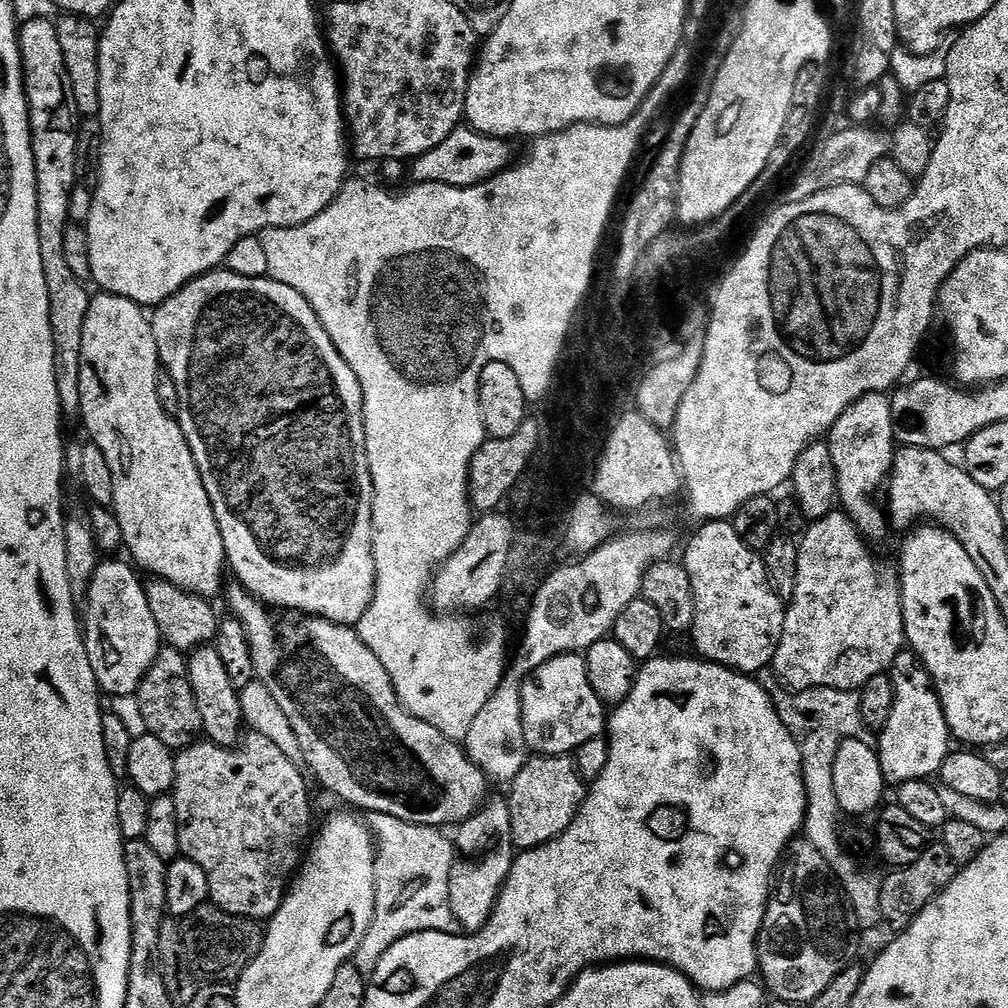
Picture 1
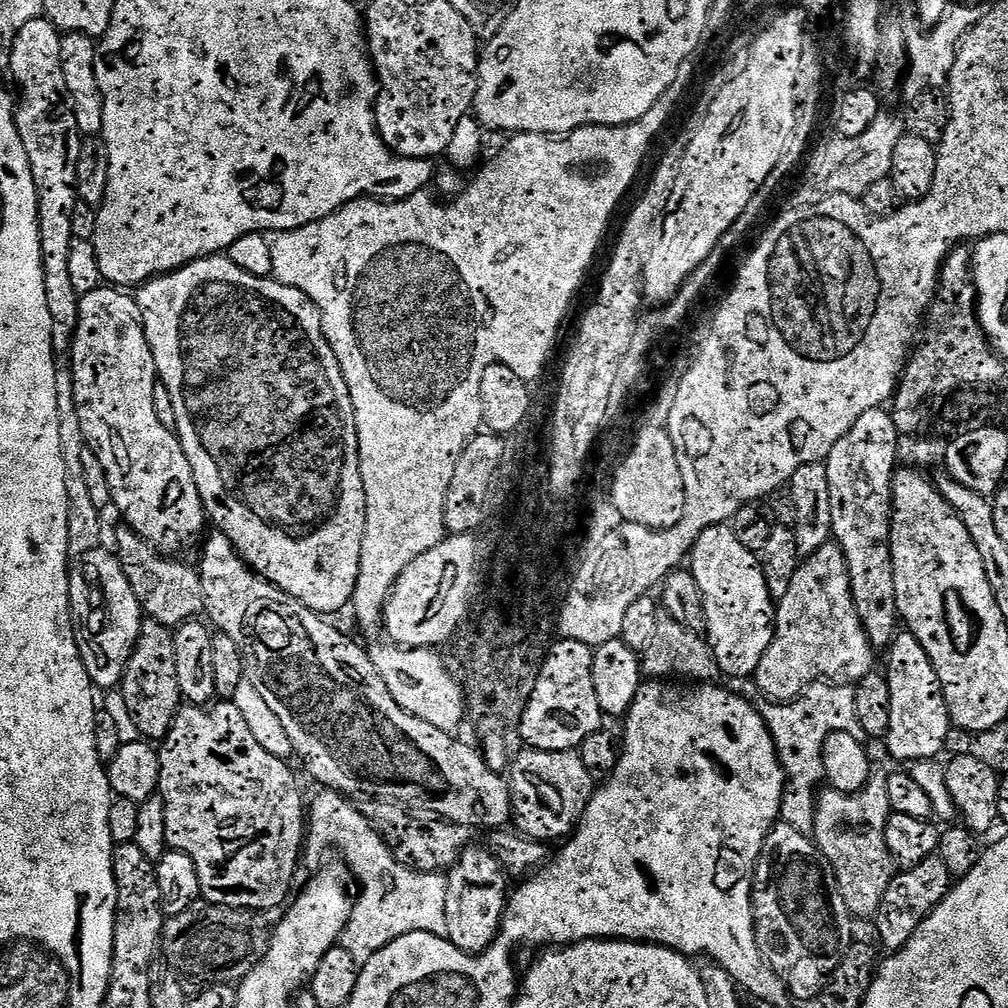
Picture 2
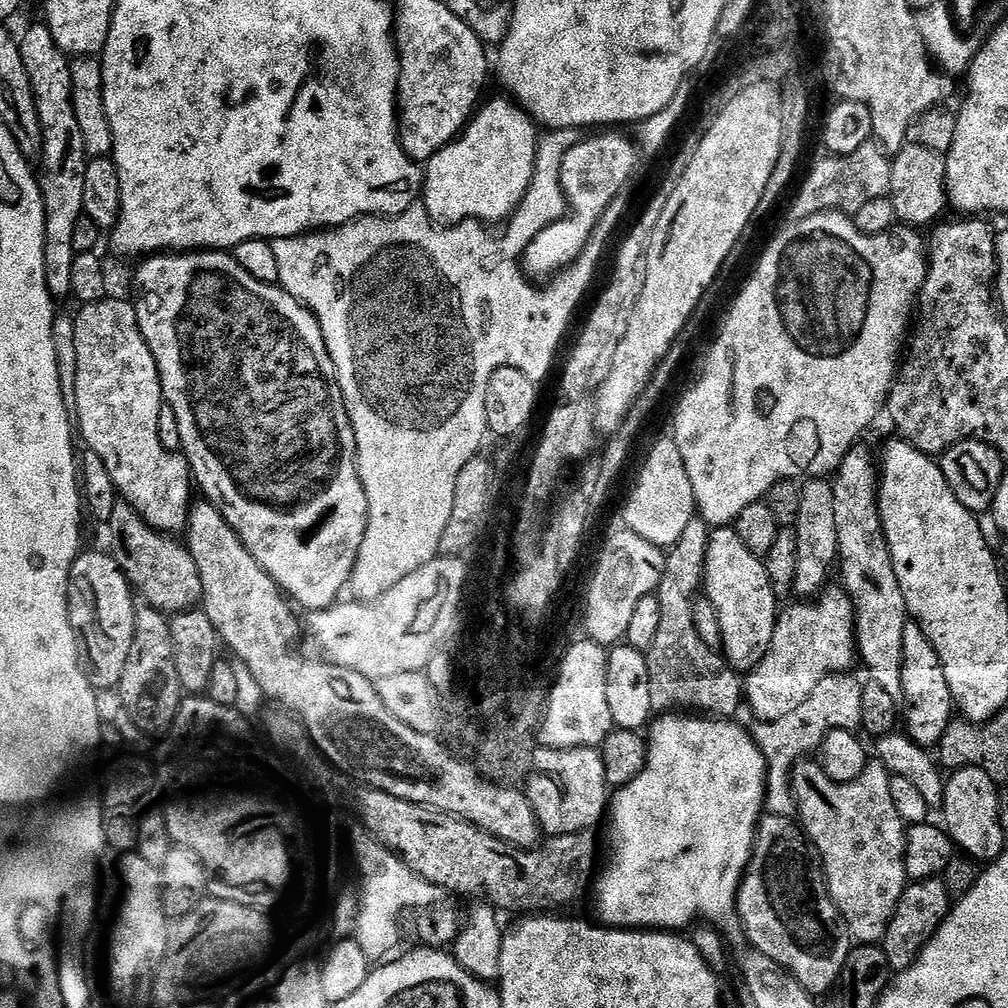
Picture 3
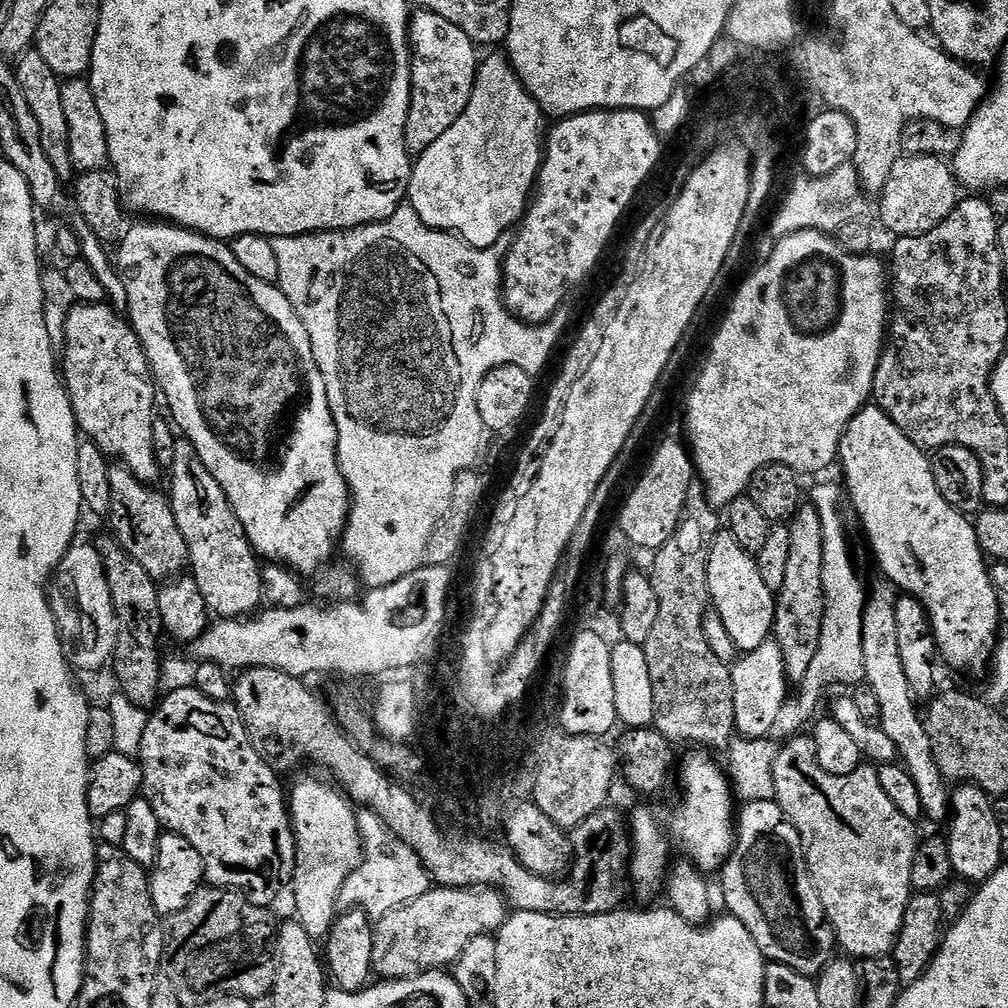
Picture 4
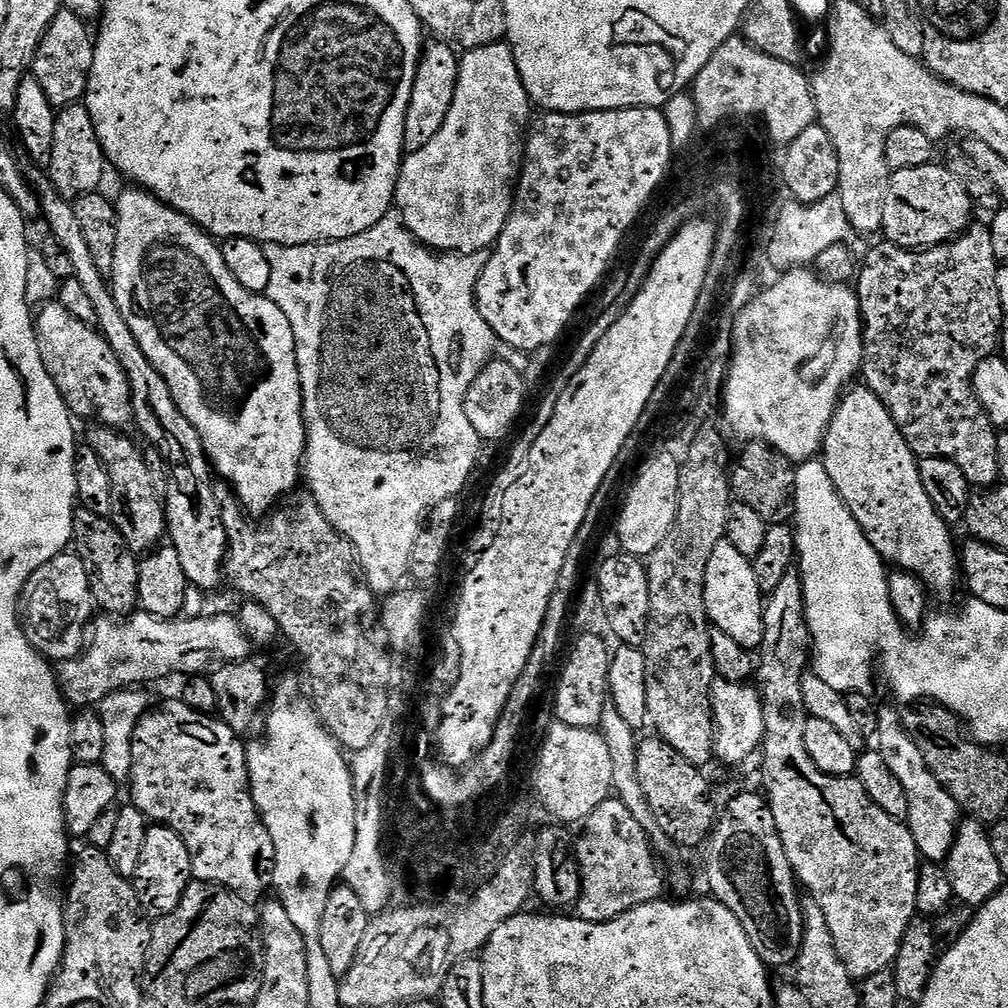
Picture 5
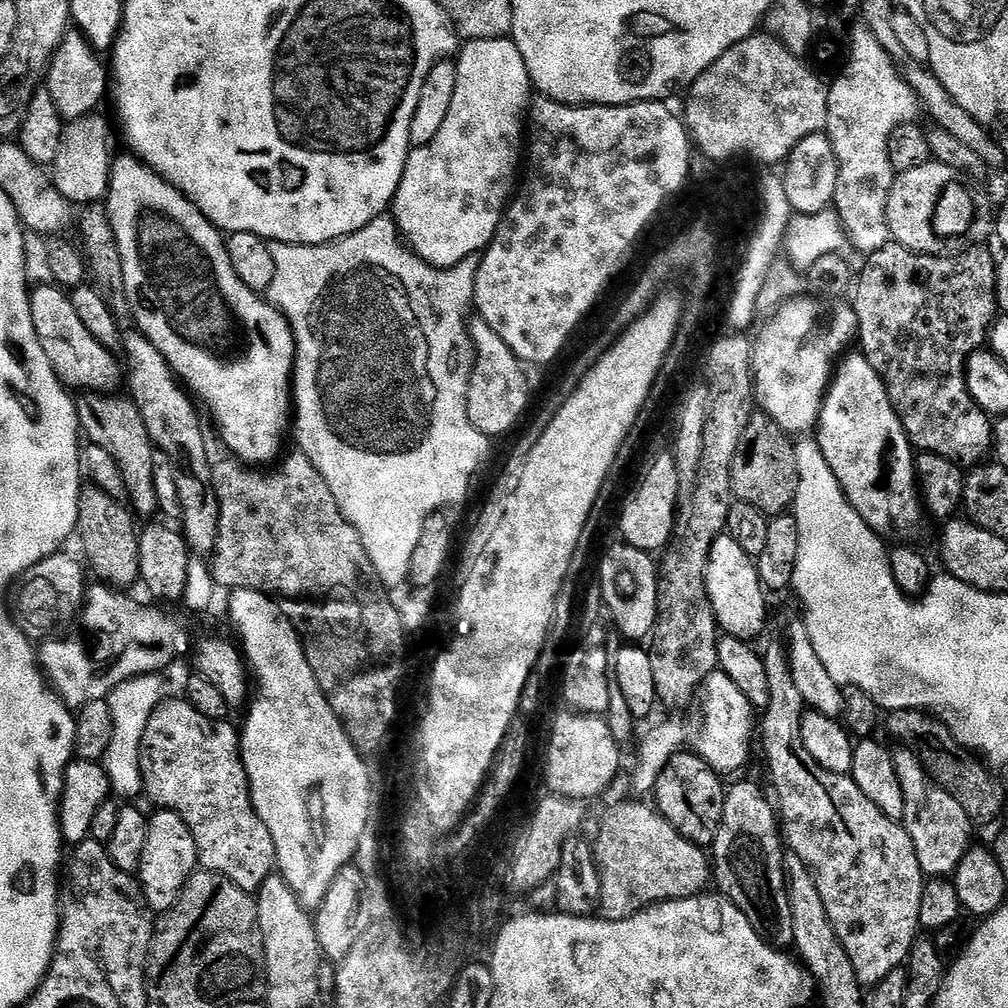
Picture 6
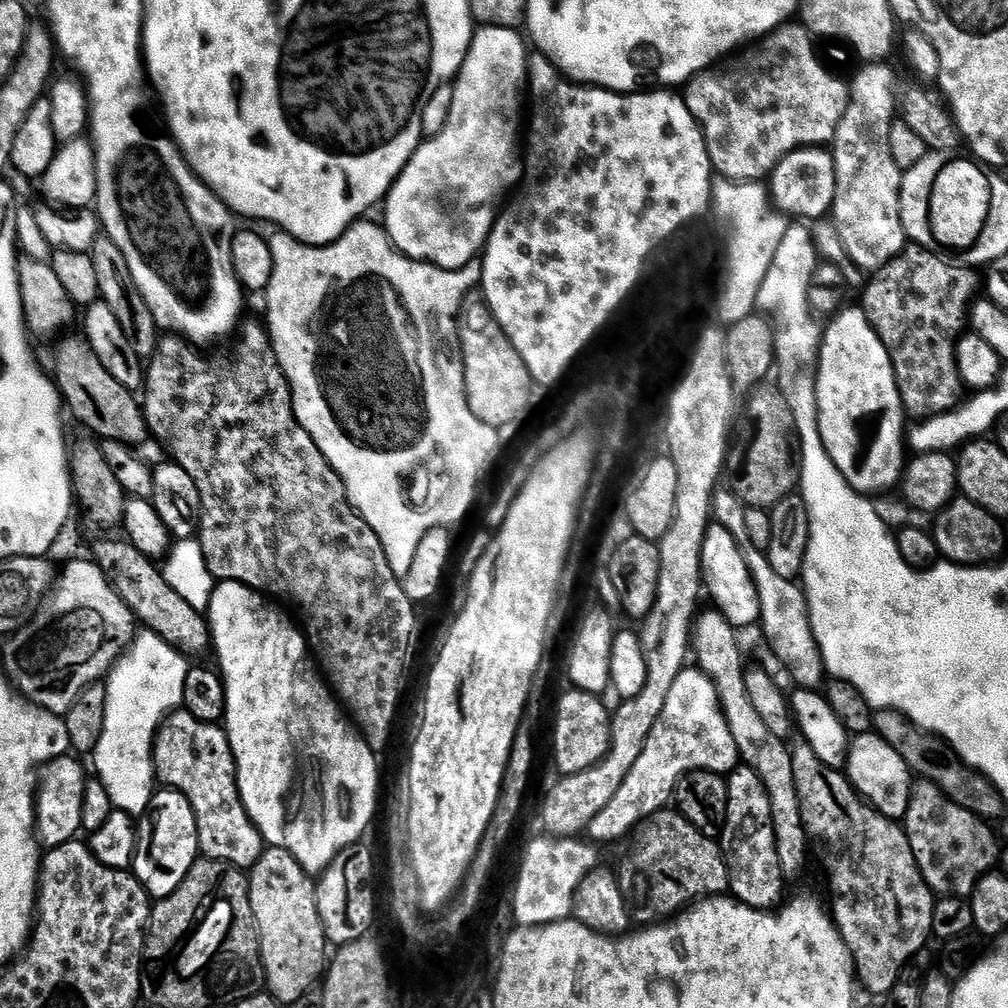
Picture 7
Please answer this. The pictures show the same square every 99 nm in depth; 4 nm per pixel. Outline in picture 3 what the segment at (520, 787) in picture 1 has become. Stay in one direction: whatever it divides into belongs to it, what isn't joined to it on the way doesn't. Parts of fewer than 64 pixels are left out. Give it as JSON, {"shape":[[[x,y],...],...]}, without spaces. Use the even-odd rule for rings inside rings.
{"shape":[[[543,746],[537,747],[532,752],[532,766],[528,770],[528,779],[526,781],[526,795],[529,802],[529,806],[532,808],[532,812],[537,816],[537,822],[540,824],[541,829],[549,837],[553,836],[565,836],[566,834],[574,834],[575,832],[581,832],[583,828],[595,829],[596,823],[603,821],[606,816],[606,809],[610,804],[610,785],[606,782],[606,766],[602,762],[599,751],[595,748],[545,748]]]}

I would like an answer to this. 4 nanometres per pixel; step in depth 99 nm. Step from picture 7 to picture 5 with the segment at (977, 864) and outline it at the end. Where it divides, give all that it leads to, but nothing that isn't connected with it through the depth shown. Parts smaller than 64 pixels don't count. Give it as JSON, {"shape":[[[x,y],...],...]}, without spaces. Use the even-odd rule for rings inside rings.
{"shape":[[[890,706],[882,707],[876,715],[876,751],[891,772],[902,782],[907,792],[908,815],[906,823],[914,834],[915,844],[921,855],[930,862],[942,862],[948,857],[956,834],[959,831],[960,807],[954,797],[941,786],[938,778],[929,768],[929,762],[919,741],[906,731],[903,717]]]}

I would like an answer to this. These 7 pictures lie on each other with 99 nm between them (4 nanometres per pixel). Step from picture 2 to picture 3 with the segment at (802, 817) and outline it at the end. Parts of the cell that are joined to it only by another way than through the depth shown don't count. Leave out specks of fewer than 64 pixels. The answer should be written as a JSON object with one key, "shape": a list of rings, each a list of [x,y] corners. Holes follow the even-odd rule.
{"shape":[[[832,673],[824,679],[820,679],[814,690],[806,701],[798,706],[797,710],[792,710],[789,714],[784,714],[782,718],[771,721],[761,721],[753,729],[753,740],[763,752],[764,759],[768,763],[768,783],[765,784],[765,811],[772,816],[786,817],[793,819],[796,811],[796,800],[792,796],[790,783],[790,769],[796,761],[805,759],[823,745],[827,735],[833,729],[857,729],[861,725],[862,716],[862,688],[863,683],[852,677],[851,673]]]}

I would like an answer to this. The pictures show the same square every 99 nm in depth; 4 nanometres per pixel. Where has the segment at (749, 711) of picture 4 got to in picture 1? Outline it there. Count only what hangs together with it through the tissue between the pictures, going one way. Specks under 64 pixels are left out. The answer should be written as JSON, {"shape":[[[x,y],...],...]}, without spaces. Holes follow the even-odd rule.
{"shape":[[[834,510],[826,518],[813,520],[807,525],[804,537],[798,540],[798,574],[796,575],[796,585],[790,593],[790,599],[786,604],[784,613],[784,625],[780,635],[780,644],[776,648],[776,656],[772,659],[771,667],[776,668],[776,672],[792,687],[792,690],[808,688],[837,688],[841,690],[859,690],[870,678],[887,673],[896,661],[896,656],[905,647],[904,638],[904,611],[900,601],[900,586],[898,576],[895,571],[883,572],[876,566],[876,560],[872,557],[872,552],[867,548],[865,537],[852,519],[843,511]]]}

